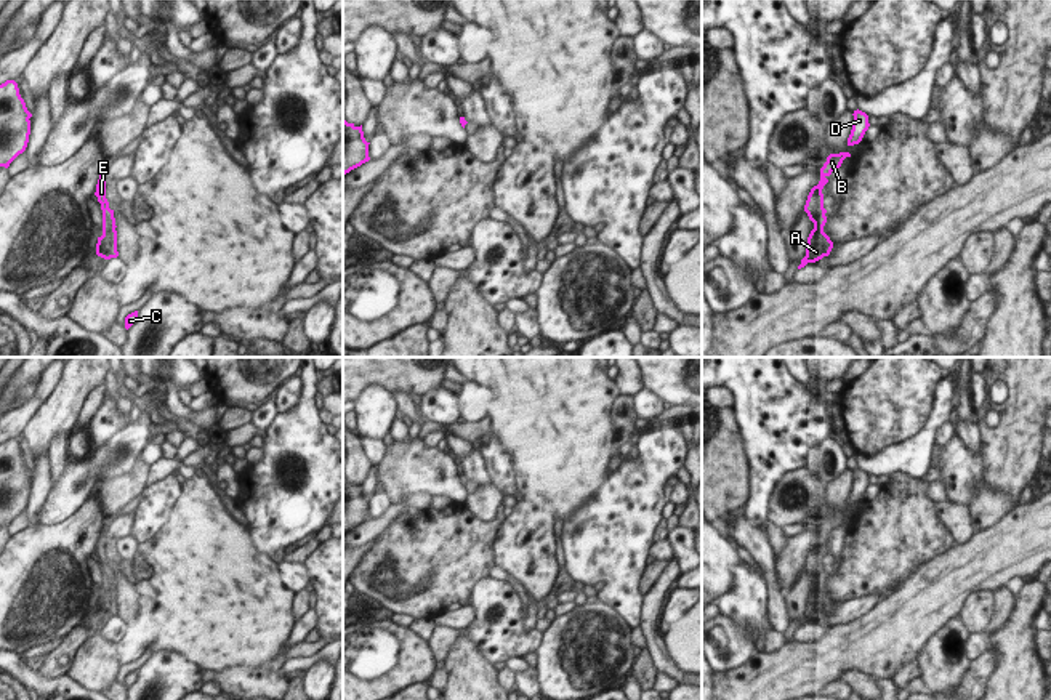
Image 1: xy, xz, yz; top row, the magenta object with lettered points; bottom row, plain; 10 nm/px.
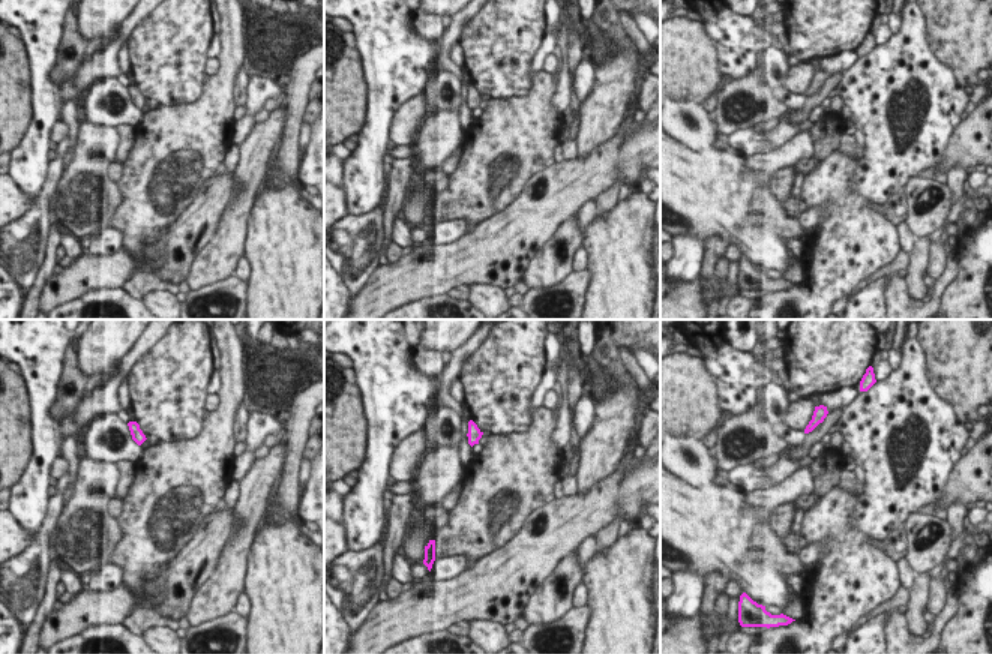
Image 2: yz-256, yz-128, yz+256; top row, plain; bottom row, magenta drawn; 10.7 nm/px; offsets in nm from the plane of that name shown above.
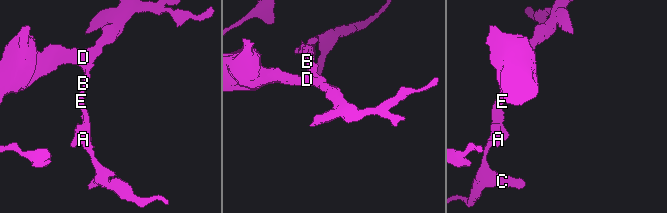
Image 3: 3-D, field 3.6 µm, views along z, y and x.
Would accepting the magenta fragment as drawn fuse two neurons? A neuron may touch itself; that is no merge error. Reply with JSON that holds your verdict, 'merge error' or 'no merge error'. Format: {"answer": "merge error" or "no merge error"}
{"answer": "no merge error"}

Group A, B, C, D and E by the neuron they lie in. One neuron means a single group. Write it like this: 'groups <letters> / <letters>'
groups A B C D E

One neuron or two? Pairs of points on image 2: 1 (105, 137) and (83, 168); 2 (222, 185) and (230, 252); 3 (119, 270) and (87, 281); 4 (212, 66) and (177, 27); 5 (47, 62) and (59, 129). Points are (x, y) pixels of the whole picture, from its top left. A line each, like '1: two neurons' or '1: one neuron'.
1: one neuron
2: two neurons
3: one neuron
4: two neurons
5: two neurons

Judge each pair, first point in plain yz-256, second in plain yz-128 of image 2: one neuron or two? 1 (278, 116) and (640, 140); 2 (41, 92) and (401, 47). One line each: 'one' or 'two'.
1: two
2: one

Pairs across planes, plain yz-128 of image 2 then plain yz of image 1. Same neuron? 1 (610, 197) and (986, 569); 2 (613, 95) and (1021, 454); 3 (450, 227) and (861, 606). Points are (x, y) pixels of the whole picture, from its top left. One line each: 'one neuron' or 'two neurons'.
1: two neurons
2: one neuron
3: one neuron

